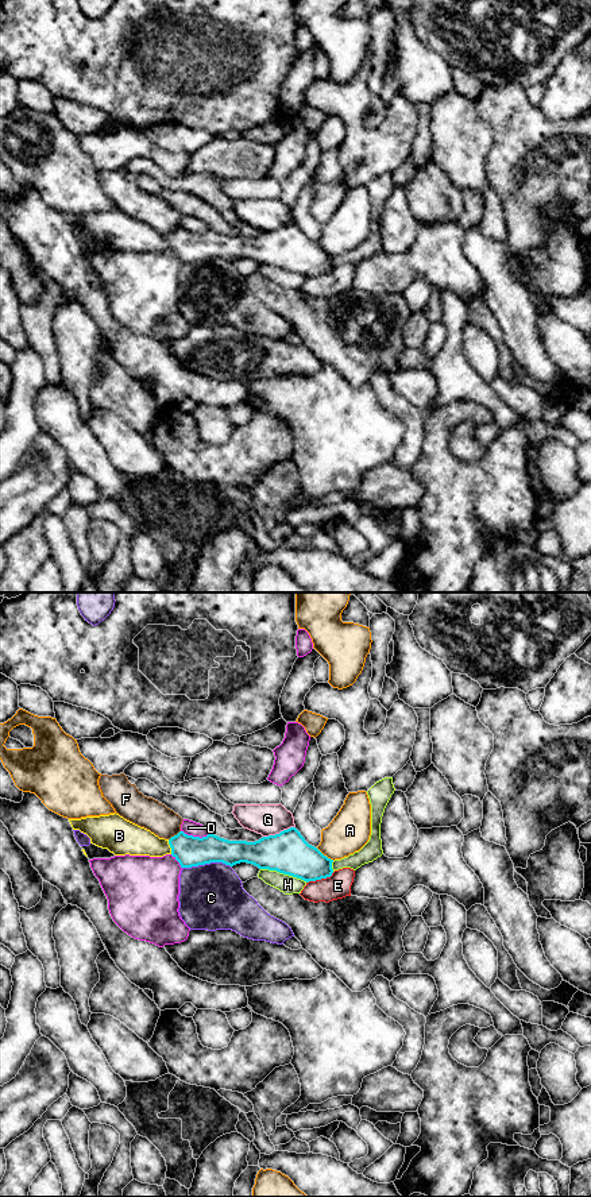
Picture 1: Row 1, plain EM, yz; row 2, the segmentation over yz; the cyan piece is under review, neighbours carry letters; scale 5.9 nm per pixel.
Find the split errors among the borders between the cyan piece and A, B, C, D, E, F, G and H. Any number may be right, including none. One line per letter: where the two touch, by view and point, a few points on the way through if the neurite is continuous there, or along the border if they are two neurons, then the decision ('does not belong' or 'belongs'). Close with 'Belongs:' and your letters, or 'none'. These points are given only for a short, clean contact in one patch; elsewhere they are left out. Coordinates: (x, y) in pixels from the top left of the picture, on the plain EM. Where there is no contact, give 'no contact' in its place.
A: meets cyan in yz at (325, 251); does not belong
B: meets cyan in yz at (170, 242); runs through yz (189, 246), (182, 242), (170, 242), (154, 242), (130, 234); belongs
C: meets cyan in yz at (205, 258); does not belong
D: meets cyan in yz at (196, 232); does not belong
E: meets cyan in yz at (320, 274); border along yz (333, 267), (329, 271), (306, 278); does not belong
F: meets cyan in yz at (174, 231); does not belong
G: meets cyan in yz at (279, 228); does not belong
H: meets cyan in yz at (284, 269); does not belong
Belongs: B

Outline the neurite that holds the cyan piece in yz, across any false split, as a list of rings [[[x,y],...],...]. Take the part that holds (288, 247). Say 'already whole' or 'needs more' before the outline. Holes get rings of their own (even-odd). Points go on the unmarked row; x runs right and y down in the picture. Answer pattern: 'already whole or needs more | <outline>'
needs more | [[[119,209],[69,215],[73,225],[90,233],[90,239],[115,251],[163,252],[171,250],[181,263],[210,258],[233,262],[247,258],[259,265],[277,266],[306,278],[331,273],[333,255],[309,240],[296,223],[255,238],[228,236],[215,231],[193,232],[184,227],[170,235],[159,233]]]

